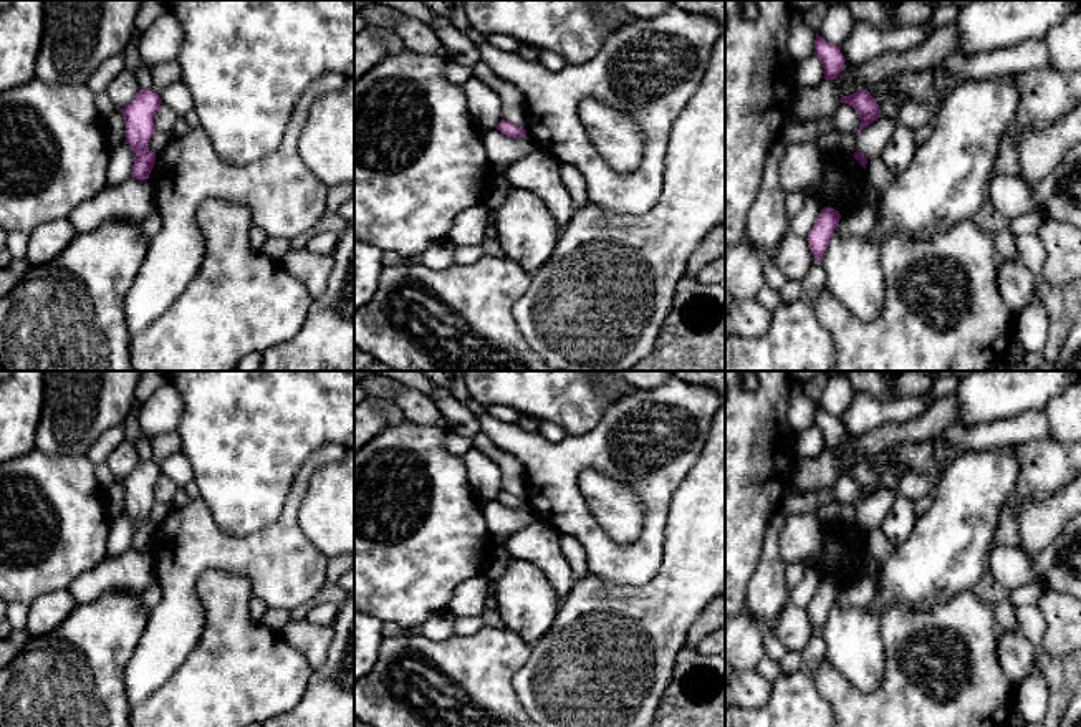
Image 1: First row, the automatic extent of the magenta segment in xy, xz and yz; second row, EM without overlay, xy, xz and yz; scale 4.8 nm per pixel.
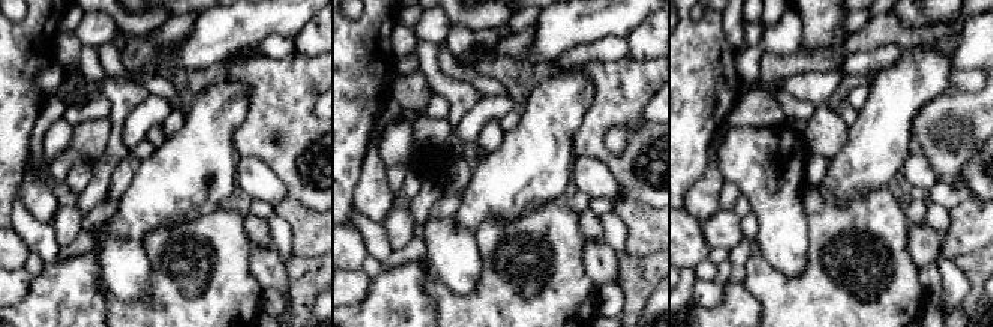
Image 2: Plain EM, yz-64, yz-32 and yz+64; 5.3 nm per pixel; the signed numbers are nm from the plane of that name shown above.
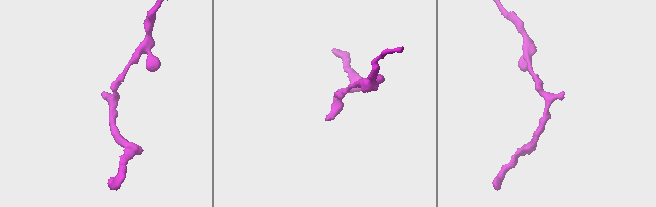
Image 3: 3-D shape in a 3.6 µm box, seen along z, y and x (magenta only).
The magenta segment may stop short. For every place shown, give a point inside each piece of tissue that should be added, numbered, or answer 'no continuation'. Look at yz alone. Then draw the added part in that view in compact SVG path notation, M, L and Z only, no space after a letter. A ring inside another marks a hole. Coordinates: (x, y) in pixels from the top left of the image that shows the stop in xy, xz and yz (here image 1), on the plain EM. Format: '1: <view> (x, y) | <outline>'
no continuation

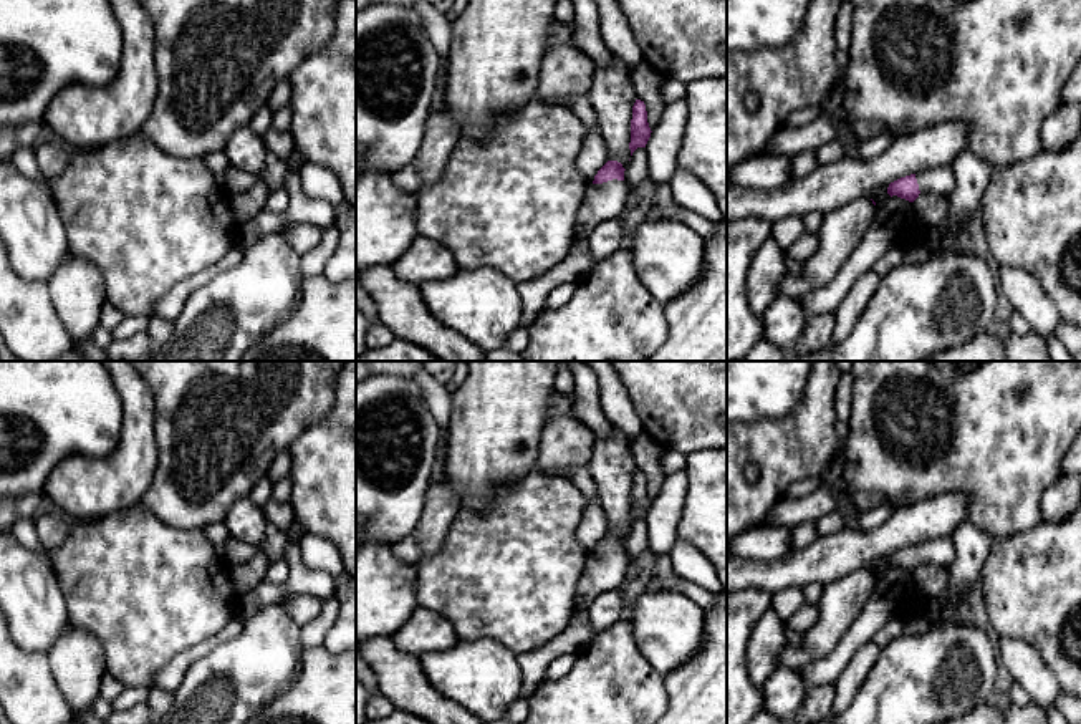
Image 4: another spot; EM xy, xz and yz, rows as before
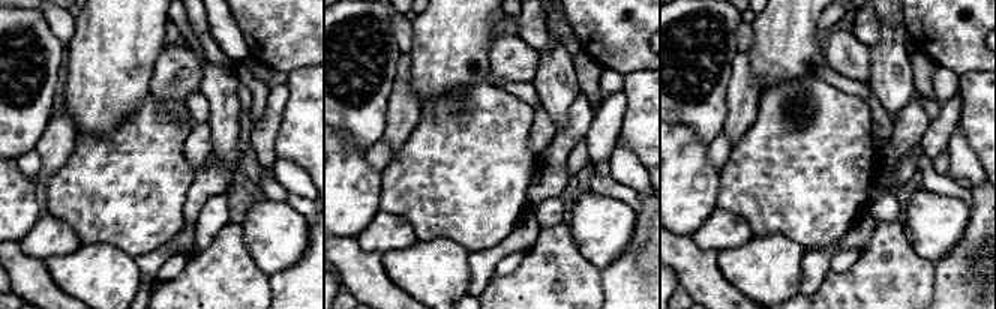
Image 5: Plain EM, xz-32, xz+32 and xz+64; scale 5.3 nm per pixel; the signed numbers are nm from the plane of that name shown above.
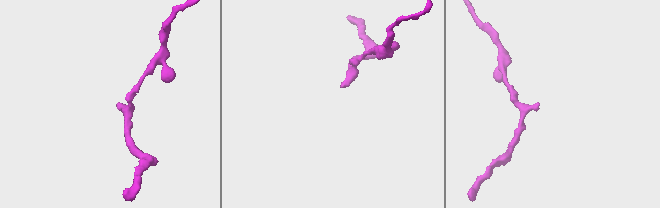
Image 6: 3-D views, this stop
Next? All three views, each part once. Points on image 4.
1: xz (605, 572) | M613 550L603 555L589 555L576 585L574 611L588 611L598 595L617 590L627 568L629 558L624 552Z

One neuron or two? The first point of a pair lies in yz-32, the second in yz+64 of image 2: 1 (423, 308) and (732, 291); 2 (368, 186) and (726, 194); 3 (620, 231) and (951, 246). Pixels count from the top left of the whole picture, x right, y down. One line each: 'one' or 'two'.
1: one
2: two
3: two

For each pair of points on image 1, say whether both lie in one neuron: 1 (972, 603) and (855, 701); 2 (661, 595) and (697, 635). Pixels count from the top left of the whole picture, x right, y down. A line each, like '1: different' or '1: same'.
1: same
2: different

